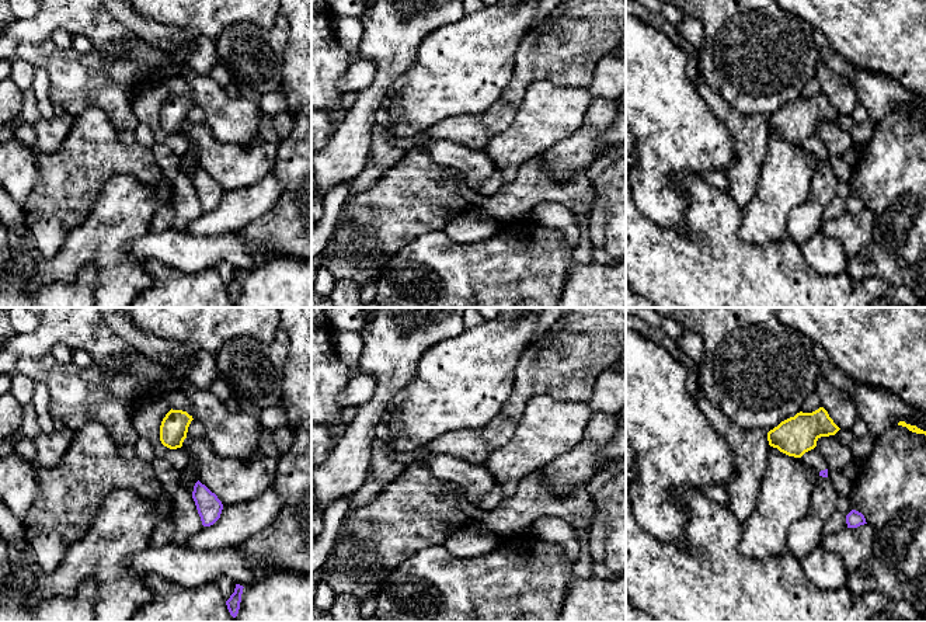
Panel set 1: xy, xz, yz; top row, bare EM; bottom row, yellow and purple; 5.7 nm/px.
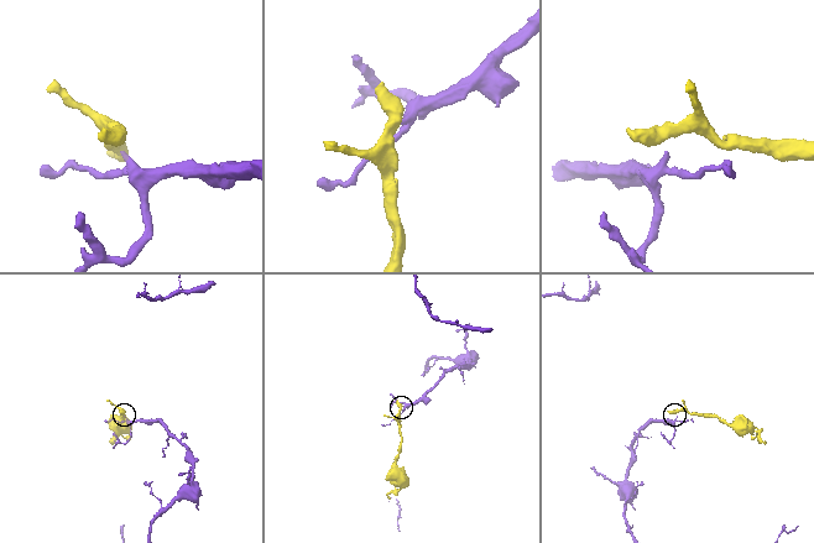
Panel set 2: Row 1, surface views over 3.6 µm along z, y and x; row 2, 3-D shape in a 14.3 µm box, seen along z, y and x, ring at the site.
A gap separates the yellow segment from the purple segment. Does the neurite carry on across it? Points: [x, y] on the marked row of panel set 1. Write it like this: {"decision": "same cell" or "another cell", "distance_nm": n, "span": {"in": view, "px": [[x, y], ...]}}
{"decision": "another cell", "distance_nm": 140, "span": {"in": "yz", "px": [[810, 450], [821, 471]]}}

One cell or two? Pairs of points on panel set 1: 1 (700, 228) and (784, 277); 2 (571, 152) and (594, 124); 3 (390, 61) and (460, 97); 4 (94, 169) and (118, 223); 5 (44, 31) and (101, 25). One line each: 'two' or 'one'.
1: one
2: one
3: two
4: two
5: one

